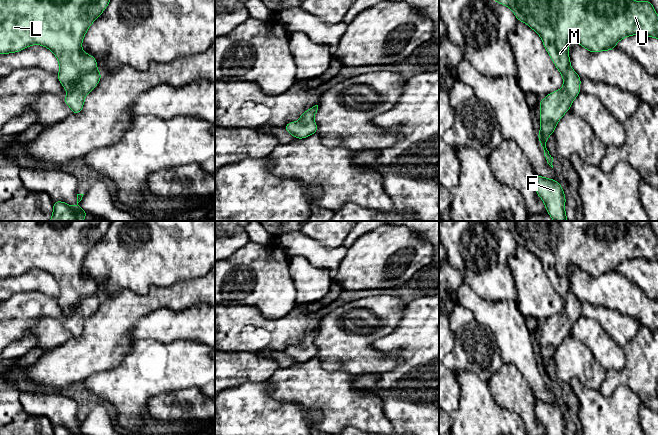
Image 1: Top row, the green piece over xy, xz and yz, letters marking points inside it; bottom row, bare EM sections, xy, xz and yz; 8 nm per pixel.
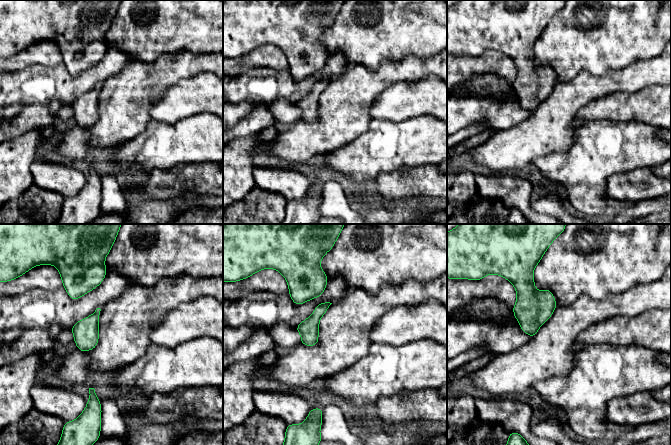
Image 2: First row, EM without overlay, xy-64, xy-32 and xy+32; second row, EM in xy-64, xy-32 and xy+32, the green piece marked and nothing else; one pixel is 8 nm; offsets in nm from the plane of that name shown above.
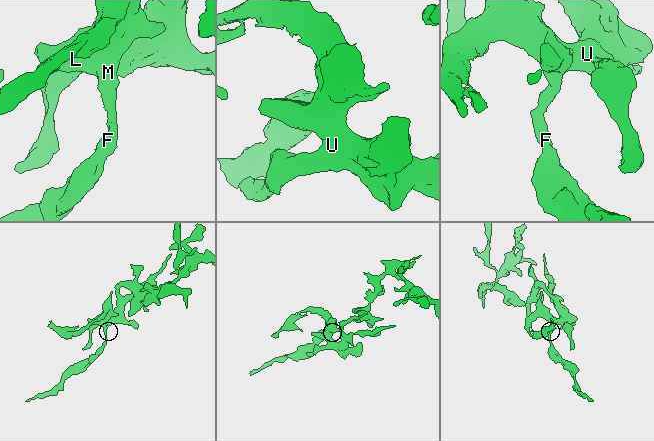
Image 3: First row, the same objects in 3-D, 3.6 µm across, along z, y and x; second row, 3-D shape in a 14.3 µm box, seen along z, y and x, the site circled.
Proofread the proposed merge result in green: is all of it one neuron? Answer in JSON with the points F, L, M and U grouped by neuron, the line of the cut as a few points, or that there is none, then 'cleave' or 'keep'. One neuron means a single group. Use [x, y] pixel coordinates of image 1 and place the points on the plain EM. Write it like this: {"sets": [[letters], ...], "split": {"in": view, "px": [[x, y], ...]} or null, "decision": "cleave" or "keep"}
{"sets": [["F", "L", "M", "U"]], "split": null, "decision": "keep"}

